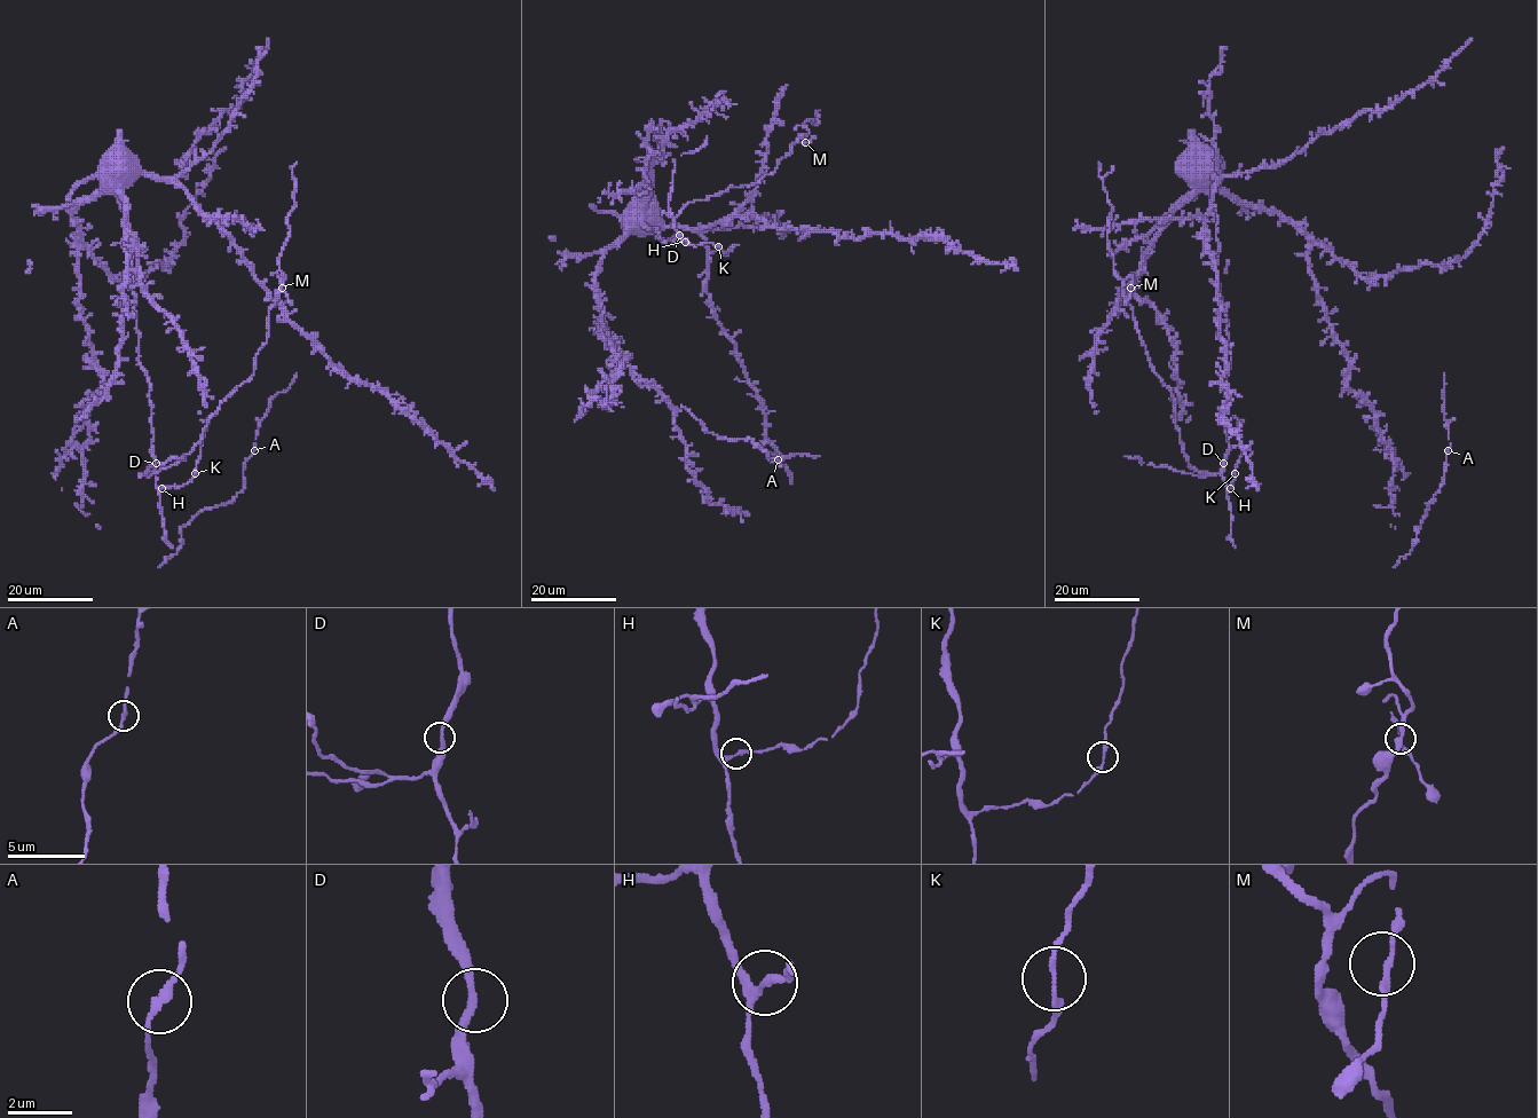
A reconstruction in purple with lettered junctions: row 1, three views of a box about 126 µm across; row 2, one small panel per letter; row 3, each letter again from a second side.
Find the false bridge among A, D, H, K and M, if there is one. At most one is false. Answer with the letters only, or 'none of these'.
none of these

